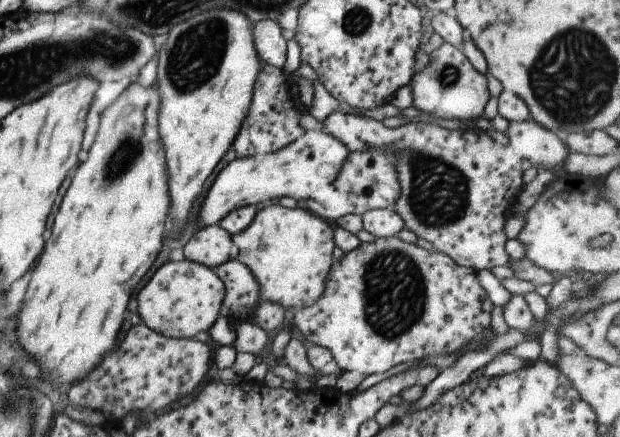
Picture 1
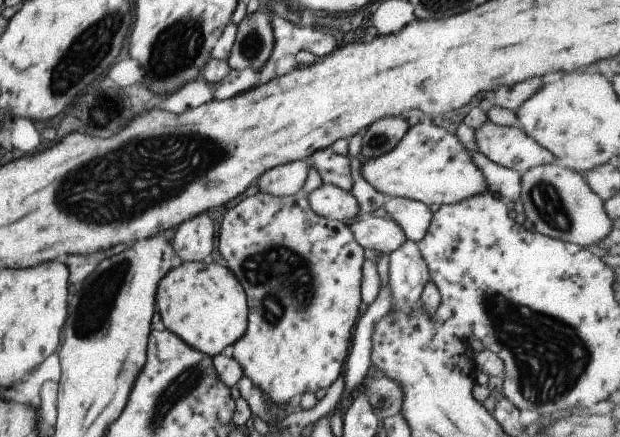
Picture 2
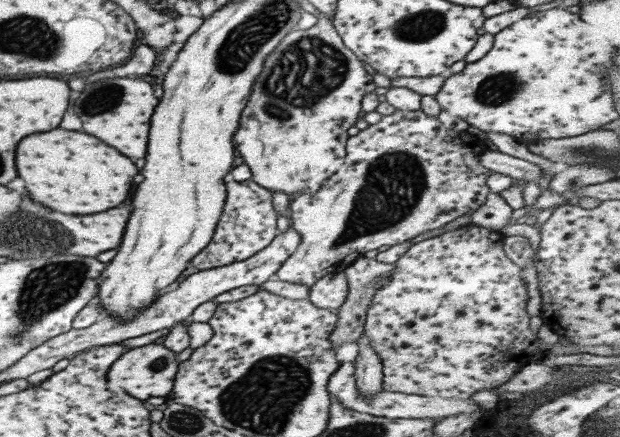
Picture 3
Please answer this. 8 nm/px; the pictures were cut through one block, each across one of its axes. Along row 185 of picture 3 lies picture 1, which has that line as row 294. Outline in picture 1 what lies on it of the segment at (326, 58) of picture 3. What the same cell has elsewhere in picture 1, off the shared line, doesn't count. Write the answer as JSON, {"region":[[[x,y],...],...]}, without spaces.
{"region":[[[275,203],[257,209],[251,224],[231,235],[236,259],[249,268],[259,286],[262,302],[279,304],[288,313],[292,308],[305,308],[321,296],[333,260],[332,223],[308,209],[287,208]]]}

